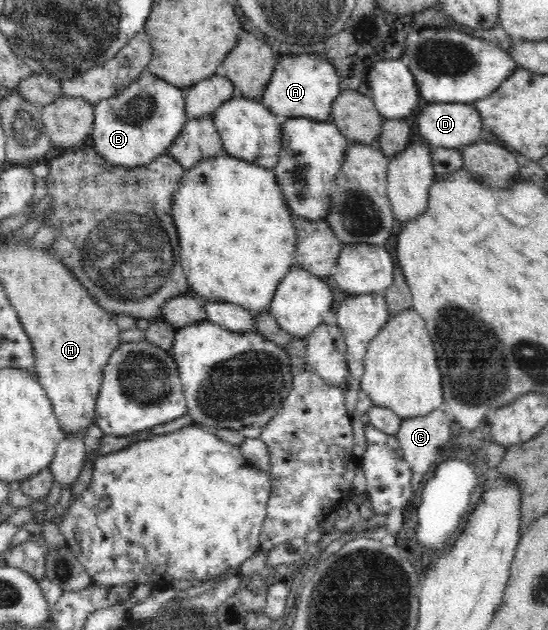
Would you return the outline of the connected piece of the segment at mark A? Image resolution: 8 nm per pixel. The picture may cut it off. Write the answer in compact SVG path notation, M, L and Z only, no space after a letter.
M315 53L287 54L278 59L277 67L262 93L261 101L270 112L285 118L307 117L327 122L333 100L342 92L337 70Z

